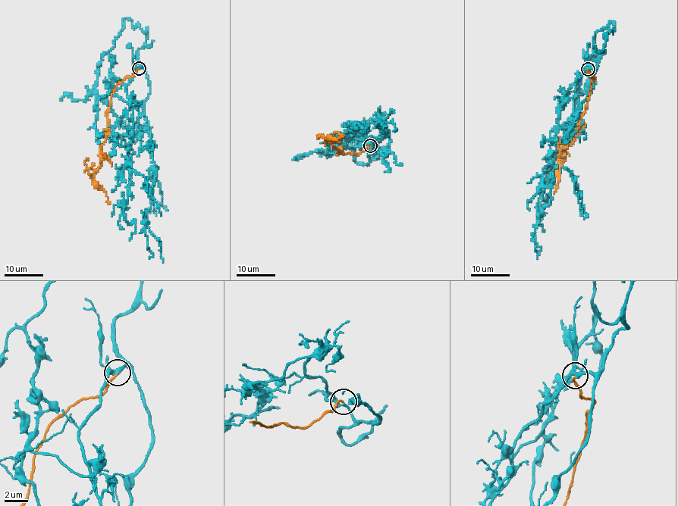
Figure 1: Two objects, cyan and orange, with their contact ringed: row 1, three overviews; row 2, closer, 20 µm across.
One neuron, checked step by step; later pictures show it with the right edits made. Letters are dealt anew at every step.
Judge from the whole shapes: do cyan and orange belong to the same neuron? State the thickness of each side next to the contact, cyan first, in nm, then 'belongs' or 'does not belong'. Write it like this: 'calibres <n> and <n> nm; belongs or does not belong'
calibres 220 and 150 nm; belongs

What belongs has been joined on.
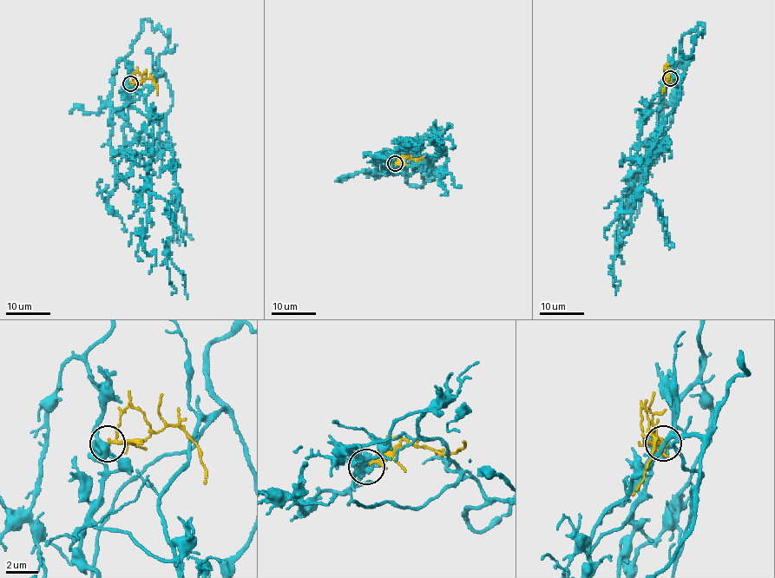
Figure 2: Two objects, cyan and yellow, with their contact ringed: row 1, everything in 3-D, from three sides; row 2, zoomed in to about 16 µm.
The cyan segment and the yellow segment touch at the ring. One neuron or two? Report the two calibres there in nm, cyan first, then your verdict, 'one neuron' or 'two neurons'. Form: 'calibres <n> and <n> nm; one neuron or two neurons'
calibres 550 and 130 nm; two neurons

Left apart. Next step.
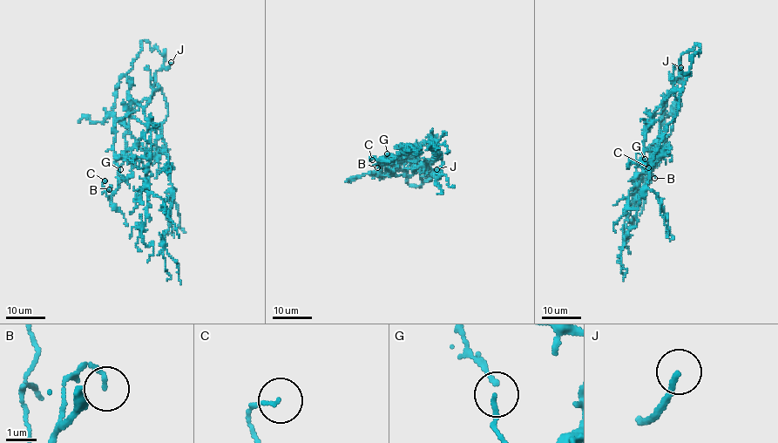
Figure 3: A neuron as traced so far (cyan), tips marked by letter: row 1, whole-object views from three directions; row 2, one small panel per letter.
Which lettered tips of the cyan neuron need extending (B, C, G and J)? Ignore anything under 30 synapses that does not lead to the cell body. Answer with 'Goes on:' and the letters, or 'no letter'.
Goes on: J

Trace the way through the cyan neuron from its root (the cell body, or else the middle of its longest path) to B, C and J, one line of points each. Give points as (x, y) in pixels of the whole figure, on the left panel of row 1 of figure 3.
B: (165, 150), (159, 137), (154, 158), (133, 147), (131, 173), (113, 194), (109, 189)
C: (165, 150), (159, 137), (154, 158), (133, 147), (131, 173), (110, 200), (104, 180)
J: (165, 150), (160, 126), (165, 119), (167, 108), (162, 90), (157, 83), (155, 72), (166, 68), (171, 62)

